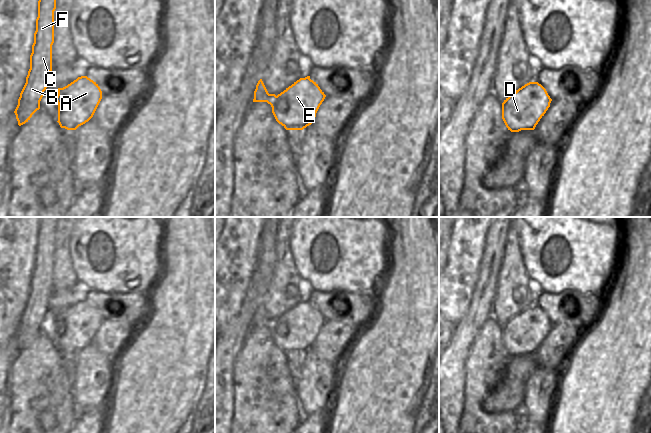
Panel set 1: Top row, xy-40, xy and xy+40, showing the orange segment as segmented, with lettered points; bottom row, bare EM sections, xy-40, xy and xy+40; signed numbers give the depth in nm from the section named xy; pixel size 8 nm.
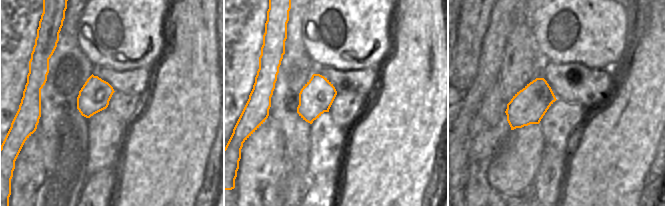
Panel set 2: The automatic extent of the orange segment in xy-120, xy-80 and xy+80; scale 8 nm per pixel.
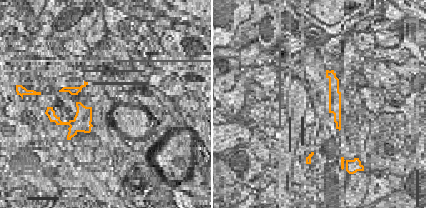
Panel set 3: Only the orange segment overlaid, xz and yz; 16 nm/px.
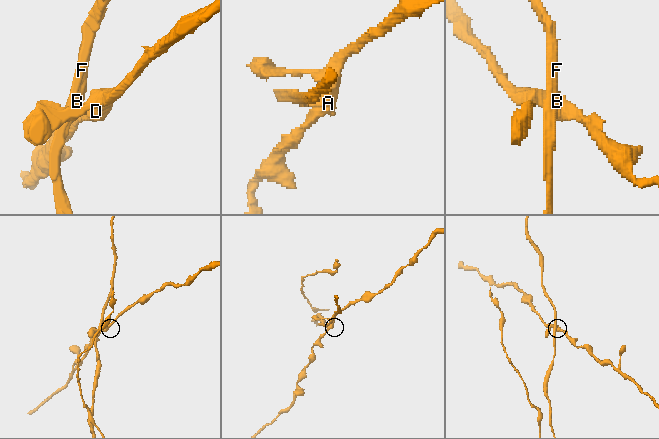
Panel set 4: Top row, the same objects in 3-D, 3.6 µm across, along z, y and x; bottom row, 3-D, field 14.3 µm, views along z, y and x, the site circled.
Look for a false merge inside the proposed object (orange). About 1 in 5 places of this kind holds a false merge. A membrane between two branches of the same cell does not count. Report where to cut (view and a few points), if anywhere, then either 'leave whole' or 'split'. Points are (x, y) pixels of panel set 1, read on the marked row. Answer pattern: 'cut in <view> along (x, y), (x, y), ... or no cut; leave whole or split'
cut in xy along (276, 96), (272, 108); split

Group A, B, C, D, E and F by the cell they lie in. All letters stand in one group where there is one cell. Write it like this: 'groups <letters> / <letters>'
groups A D E / B C F

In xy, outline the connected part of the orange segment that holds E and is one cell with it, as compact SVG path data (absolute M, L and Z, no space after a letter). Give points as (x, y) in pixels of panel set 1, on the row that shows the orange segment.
M310 76L300 78L276 96L272 113L286 130L303 130L312 124L325 97Z

